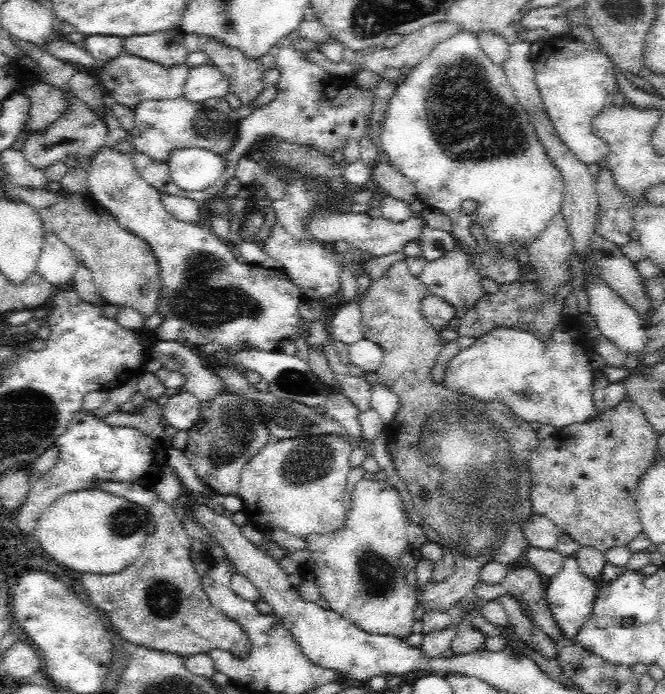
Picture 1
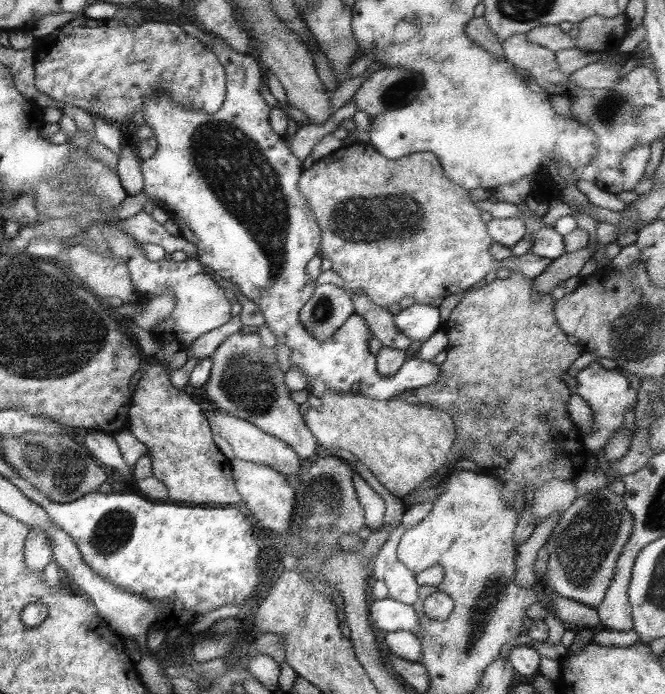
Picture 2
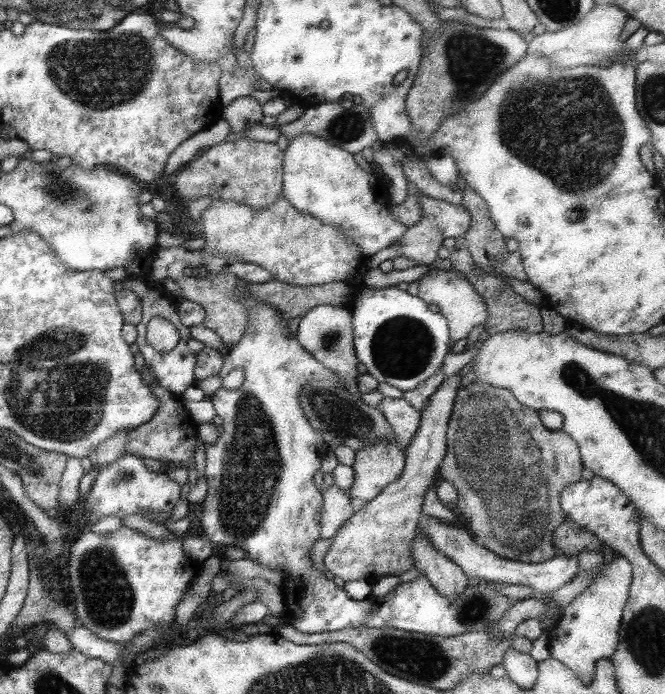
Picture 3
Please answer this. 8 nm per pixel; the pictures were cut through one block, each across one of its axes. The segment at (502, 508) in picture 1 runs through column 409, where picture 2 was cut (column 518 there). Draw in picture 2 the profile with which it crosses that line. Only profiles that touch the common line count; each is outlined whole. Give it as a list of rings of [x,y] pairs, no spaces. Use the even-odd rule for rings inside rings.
[[[513,270],[513,272],[509,272],[509,275],[504,280],[495,279],[489,284],[480,283],[464,293],[464,297],[454,306],[452,313],[448,316],[448,320],[443,325],[449,341],[445,350],[447,352],[446,360],[438,366],[440,367],[438,380],[434,384],[413,389],[413,394],[418,397],[418,404],[442,409],[452,417],[456,427],[456,440],[454,440],[454,444],[450,448],[450,454],[460,457],[460,460],[472,460],[480,469],[480,474],[492,475],[498,478],[504,484],[503,495],[505,496],[505,500],[509,502],[509,506],[513,506],[514,497],[518,493],[524,494],[526,484],[531,484],[535,493],[535,490],[546,482],[552,480],[574,480],[578,478],[585,472],[584,463],[587,458],[591,457],[591,453],[589,453],[590,451],[582,442],[584,436],[572,424],[572,420],[568,418],[568,399],[573,393],[562,379],[562,374],[567,372],[570,365],[576,361],[583,351],[571,347],[568,342],[568,335],[556,322],[553,312],[555,303],[551,293],[536,295],[534,293],[534,287],[532,287],[534,279],[520,274],[519,270]]]

